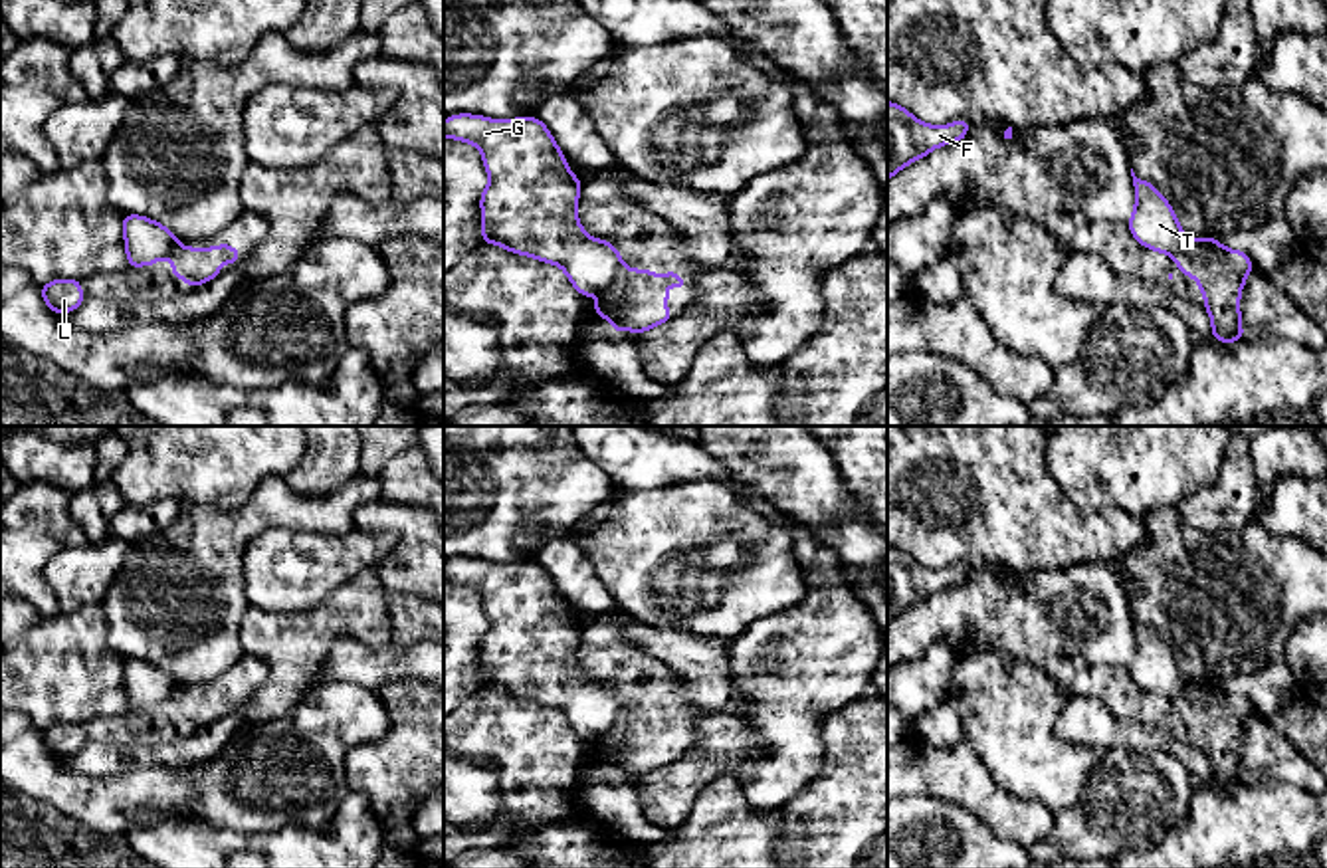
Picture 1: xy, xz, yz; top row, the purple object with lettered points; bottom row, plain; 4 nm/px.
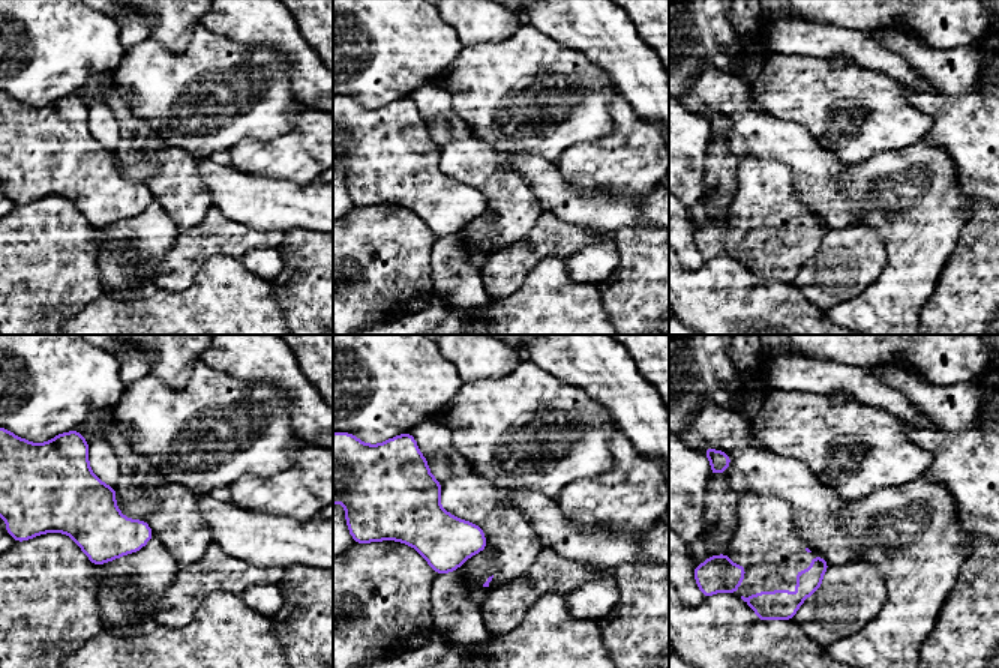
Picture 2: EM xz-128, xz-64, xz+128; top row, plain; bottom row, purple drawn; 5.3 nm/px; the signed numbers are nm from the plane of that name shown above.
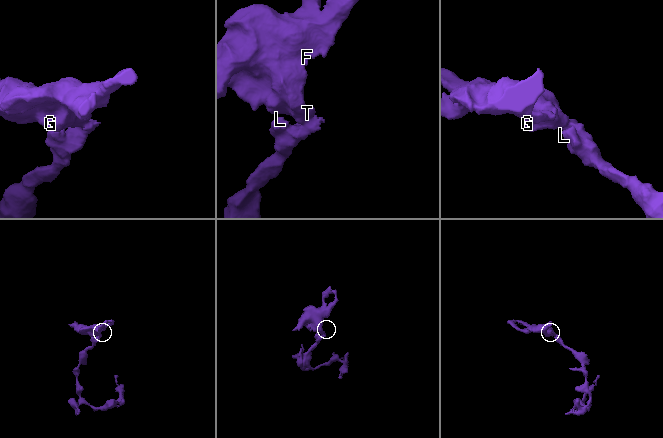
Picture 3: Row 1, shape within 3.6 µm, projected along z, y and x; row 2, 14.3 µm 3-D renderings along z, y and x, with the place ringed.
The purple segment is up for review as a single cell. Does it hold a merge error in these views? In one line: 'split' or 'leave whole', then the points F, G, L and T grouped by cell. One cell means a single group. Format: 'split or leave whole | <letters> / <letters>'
split | F G T / L

